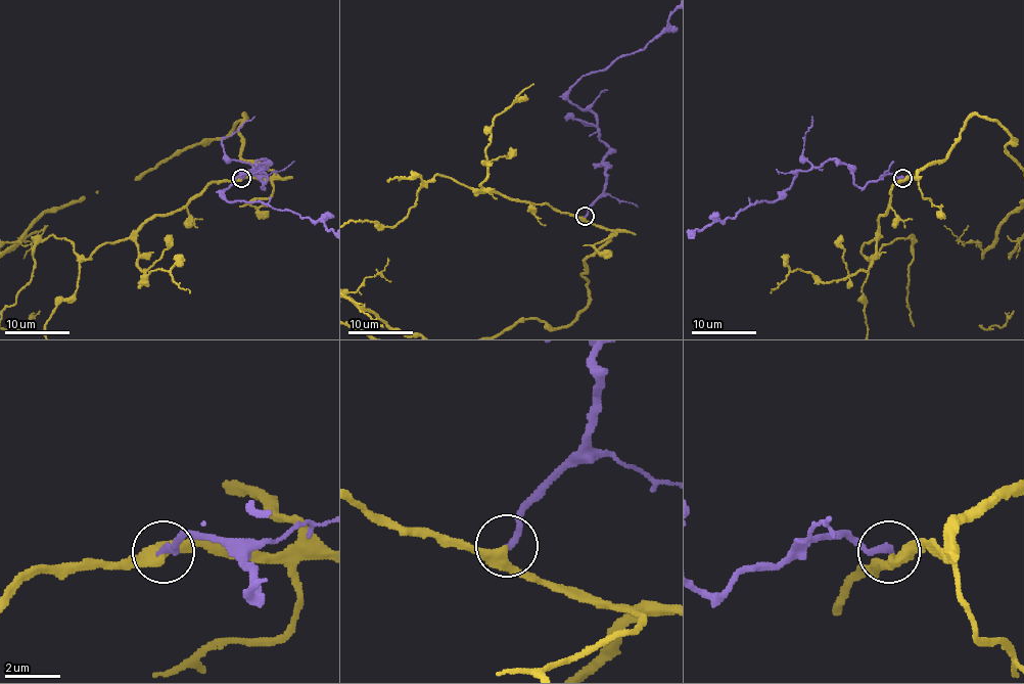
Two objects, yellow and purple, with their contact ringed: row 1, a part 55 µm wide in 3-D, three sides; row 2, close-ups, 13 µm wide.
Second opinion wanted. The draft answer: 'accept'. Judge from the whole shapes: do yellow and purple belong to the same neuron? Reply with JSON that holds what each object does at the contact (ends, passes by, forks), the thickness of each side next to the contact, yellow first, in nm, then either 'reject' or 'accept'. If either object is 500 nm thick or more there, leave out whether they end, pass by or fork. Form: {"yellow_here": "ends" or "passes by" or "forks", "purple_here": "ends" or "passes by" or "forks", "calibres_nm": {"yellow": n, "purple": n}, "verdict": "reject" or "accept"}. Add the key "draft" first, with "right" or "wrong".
{"draft": "right", "yellow_here": "passes by", "purple_here": "ends", "calibres_nm": {"yellow": 340, "purple": 280}, "verdict": "accept"}

